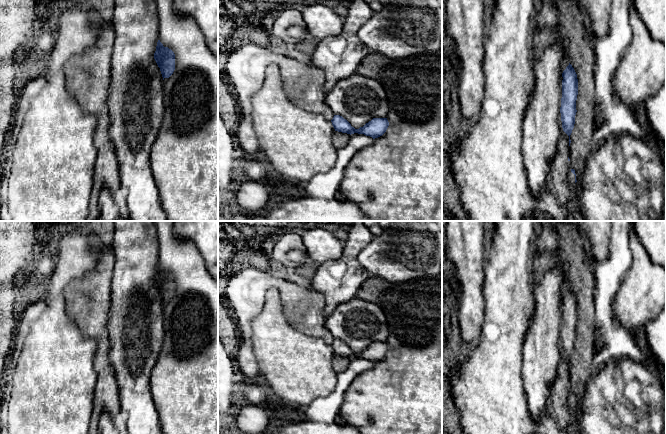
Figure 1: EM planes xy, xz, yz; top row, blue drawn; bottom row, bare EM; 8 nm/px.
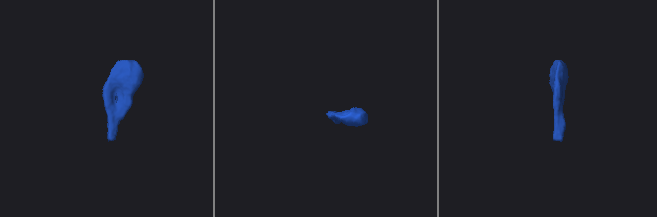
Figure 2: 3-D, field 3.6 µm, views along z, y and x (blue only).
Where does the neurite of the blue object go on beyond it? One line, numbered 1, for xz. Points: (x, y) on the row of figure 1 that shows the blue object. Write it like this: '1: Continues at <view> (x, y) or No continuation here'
1: No continuation here

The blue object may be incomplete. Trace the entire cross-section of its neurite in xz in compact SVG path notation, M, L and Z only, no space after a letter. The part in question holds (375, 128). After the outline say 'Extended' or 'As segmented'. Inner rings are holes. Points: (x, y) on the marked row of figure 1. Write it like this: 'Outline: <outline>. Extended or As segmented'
Outline: M334 115L331 122L335 131L350 135L354 133L364 134L366 136L372 137L373 139L382 136L389 126L387 118L373 118L359 129L352 127L351 124L340 115Z. As segmented

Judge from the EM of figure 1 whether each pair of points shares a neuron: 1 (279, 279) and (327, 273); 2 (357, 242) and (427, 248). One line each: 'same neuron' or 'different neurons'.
1: different neurons
2: different neurons

